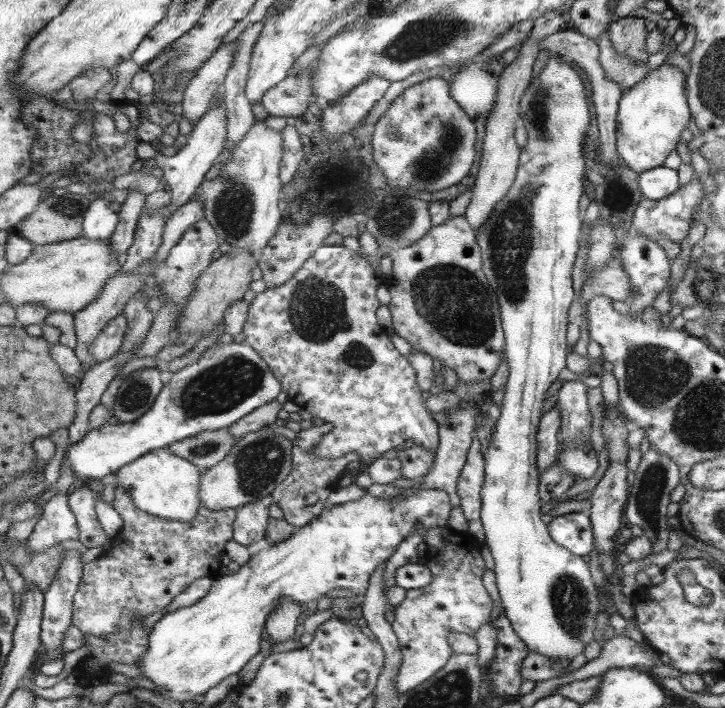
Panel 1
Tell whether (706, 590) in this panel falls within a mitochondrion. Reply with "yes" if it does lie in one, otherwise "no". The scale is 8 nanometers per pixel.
no

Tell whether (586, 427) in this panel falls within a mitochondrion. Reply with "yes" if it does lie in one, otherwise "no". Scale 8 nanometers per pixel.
no

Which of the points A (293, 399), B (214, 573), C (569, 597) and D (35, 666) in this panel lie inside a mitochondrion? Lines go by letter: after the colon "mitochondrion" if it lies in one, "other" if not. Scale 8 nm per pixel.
A: other
B: other
C: mitochondrion
D: other

